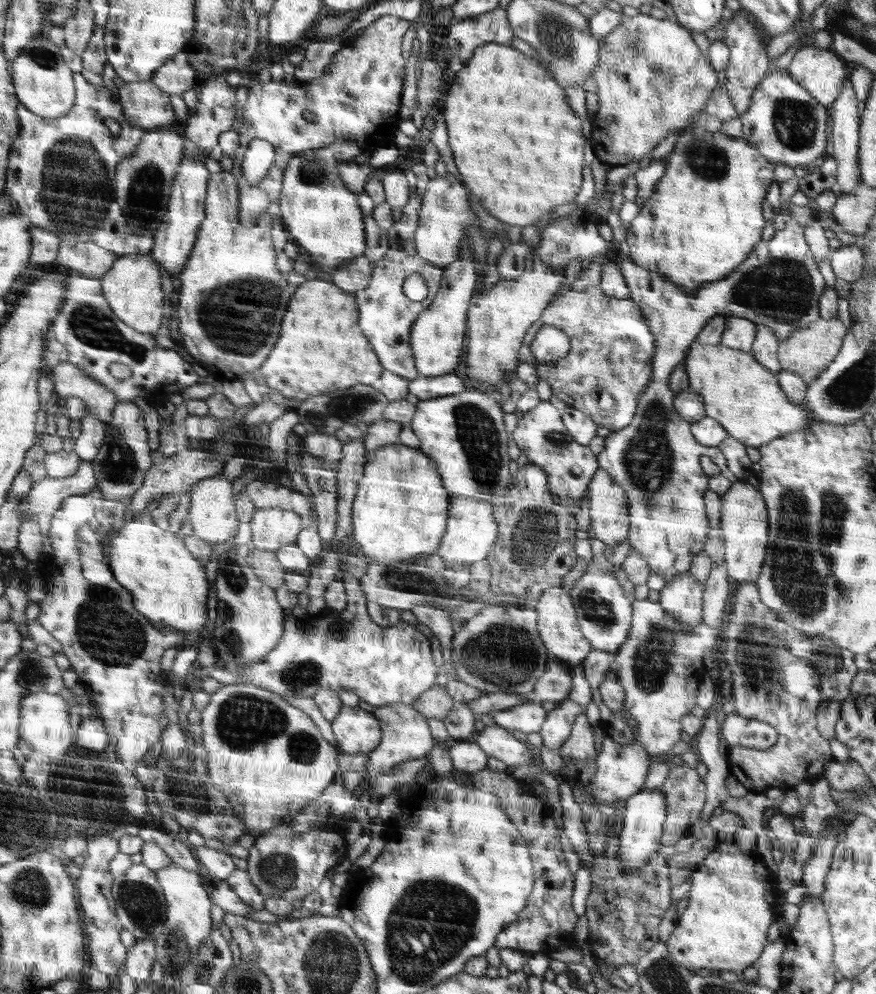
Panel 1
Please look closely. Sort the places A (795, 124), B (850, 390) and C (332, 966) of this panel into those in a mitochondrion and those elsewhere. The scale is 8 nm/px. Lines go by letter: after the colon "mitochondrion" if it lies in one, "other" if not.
A: mitochondrion
B: mitochondrion
C: mitochondrion

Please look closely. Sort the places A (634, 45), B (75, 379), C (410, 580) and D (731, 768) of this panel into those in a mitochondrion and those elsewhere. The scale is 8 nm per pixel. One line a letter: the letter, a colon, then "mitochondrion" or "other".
A: mitochondrion
B: other
C: mitochondrion
D: other

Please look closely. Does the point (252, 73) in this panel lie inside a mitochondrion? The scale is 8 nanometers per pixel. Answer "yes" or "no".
no

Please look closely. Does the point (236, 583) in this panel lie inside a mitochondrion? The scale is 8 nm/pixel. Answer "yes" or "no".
yes

